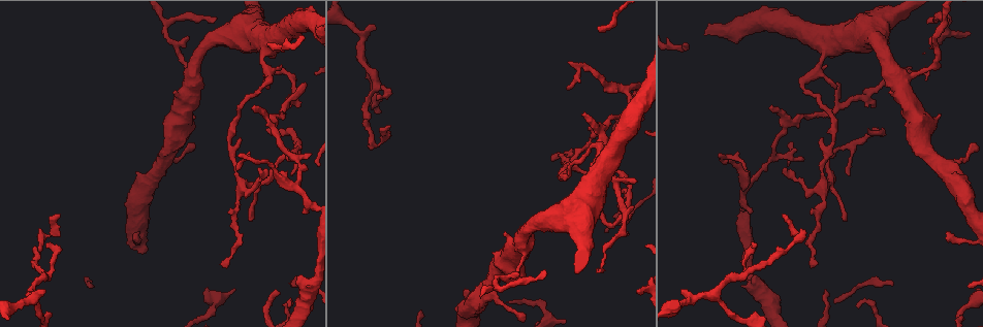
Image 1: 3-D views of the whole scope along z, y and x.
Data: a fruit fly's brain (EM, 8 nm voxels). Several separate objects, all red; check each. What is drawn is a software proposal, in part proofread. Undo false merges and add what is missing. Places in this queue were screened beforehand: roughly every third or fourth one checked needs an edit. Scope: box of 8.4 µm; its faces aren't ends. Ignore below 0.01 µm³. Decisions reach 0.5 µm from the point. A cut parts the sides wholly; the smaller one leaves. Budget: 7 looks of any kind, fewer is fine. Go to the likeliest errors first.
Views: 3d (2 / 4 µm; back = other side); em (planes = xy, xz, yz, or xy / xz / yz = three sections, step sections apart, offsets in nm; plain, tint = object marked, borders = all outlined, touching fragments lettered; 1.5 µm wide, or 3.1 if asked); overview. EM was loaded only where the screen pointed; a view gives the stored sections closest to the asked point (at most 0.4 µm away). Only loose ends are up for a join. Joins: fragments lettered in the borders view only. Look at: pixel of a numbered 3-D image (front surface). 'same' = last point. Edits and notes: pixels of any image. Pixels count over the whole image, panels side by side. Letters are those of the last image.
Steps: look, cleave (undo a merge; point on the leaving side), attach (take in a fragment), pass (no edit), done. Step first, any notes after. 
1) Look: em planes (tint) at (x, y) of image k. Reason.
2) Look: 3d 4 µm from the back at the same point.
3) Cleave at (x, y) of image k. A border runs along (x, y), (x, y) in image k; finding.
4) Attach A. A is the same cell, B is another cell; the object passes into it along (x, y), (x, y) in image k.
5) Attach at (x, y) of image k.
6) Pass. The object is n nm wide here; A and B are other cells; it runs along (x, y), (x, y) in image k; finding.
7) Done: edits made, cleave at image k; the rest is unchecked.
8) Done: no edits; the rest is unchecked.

Look: 3d 2 µm at (835, 88) of image 1. Thin end.

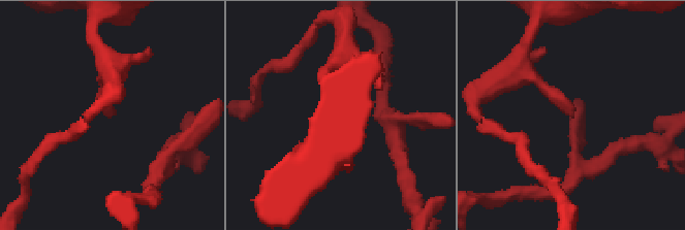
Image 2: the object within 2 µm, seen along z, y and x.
Look: em planes (borders) at (111, 115) of image 2. Need the tissue.

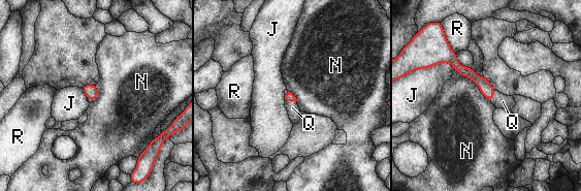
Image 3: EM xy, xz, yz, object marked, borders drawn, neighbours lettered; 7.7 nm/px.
Attach Q. Q is the same cell, J, N and R are other cells; the object passes into it along (487, 90), (493, 95), (503, 101) in image 3; it goes on there.

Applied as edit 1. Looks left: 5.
Look: 3d 4 µm at (938, 113) of image 1.

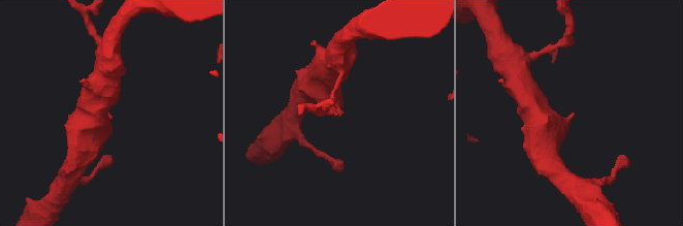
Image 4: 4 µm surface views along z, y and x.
Look: em planes (borders) at (108, 113) of image 4. Now the EM.

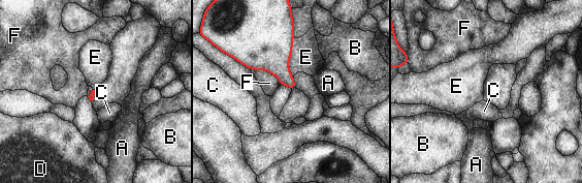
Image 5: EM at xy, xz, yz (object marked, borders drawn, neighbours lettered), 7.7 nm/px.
Pass. A, B, C, D, E and F are other cells; a border runs along (294, 37), (289, 62), (293, 78) in image 5; none of them fits.

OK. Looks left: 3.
Look: em xy step 4 (tint) at (582, 114) of image 1.

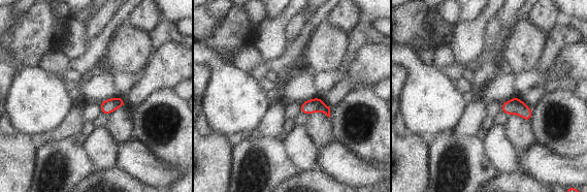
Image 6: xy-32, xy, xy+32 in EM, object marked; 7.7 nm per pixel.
Look: em planes (borders) at the same point.

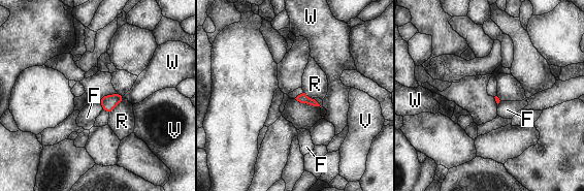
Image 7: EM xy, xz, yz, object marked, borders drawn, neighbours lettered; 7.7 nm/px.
Pass. F, R, V and W are other cells; a border runs along (98, 101), (102, 109) in image 7; no lettered fragment goes on from it.

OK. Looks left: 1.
Done: edits made, attach at image 3; the rest is unchecked.

